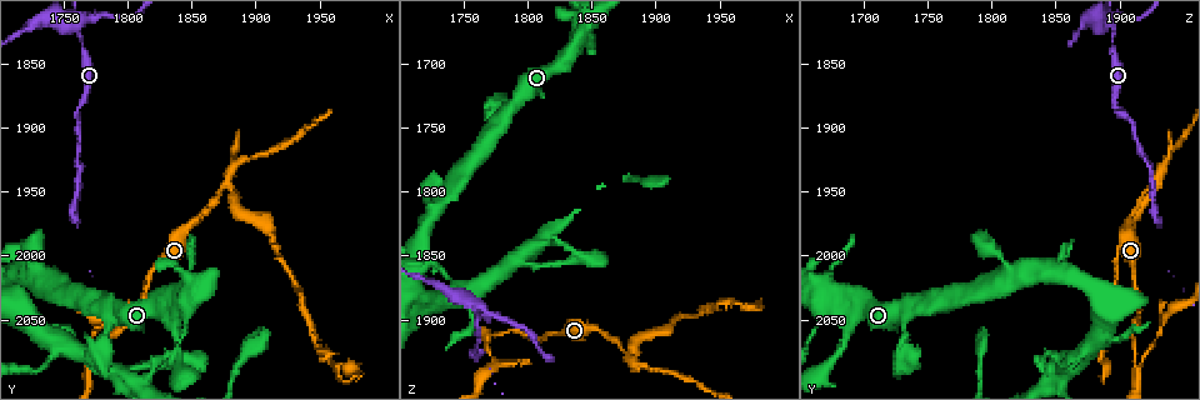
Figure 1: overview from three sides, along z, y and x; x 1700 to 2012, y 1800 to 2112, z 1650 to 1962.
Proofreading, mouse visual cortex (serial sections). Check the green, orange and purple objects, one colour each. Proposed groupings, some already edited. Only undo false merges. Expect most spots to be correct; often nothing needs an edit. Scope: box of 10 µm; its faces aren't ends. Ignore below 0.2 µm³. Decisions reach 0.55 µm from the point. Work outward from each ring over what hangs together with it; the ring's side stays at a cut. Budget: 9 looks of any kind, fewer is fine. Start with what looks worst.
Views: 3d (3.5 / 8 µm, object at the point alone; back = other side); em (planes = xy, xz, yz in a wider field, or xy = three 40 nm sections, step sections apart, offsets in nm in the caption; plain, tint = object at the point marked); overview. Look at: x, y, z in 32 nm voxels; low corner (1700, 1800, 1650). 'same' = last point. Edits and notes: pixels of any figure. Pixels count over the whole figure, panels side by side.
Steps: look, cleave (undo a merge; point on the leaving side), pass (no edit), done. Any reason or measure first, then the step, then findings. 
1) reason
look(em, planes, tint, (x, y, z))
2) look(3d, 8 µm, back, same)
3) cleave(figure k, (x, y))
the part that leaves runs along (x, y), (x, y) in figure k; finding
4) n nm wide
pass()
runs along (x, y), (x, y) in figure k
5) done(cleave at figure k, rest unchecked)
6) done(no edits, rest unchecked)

arms part here
look(3d, 3.5 µm, back, (1772, 2084, 1912))

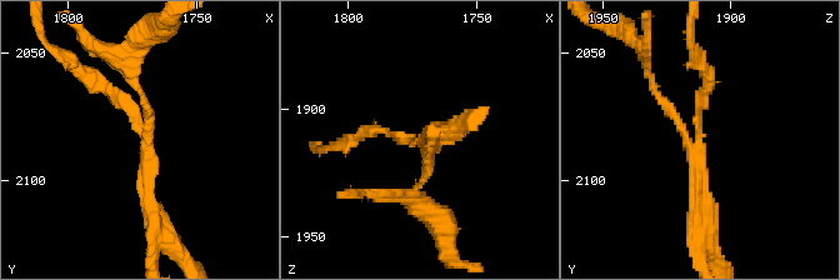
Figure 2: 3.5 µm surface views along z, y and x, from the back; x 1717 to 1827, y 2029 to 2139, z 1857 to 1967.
3 arms; arms of 100, 100, 200 nm
look(em, xy, step 5, tint, (1769, 2084, 1912))

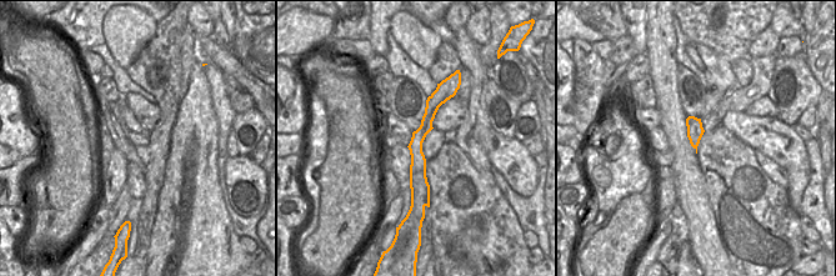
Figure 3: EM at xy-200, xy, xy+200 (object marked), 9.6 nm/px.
cut it another way
look(em, xy, step 1, tint, same)

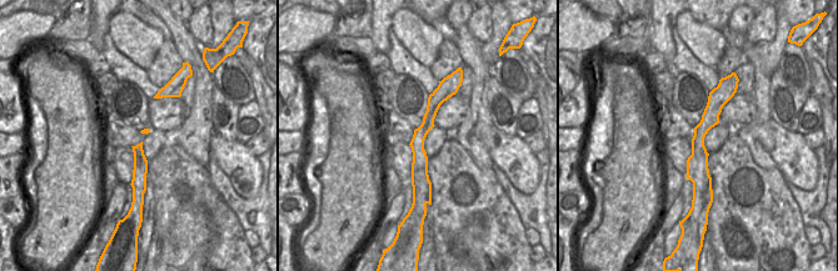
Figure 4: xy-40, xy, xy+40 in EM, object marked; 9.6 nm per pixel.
pass()
runs along (440, 89), (419, 135), (425, 191) in figure 4; one cell here

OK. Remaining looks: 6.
three arms meet
look(3d, 8 µm, (1876, 1942, 1928))

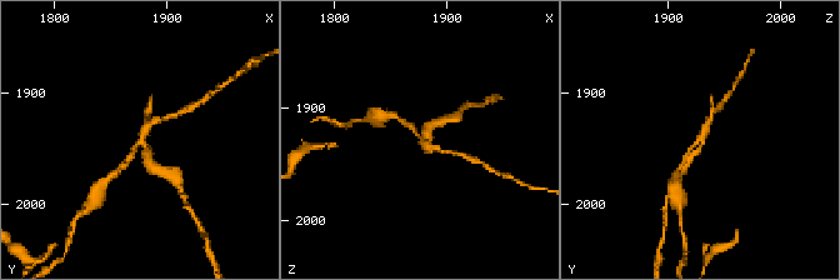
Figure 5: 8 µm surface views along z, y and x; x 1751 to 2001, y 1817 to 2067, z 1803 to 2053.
look(3d, 3.5 µm, same)

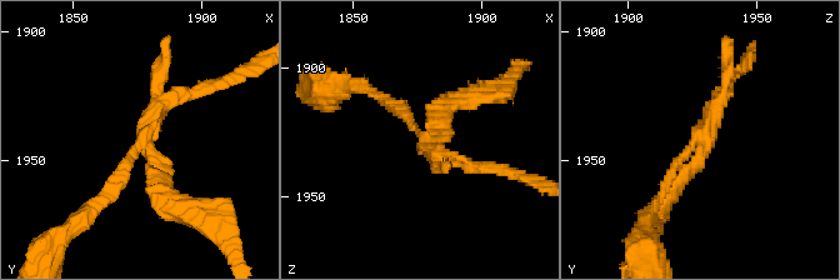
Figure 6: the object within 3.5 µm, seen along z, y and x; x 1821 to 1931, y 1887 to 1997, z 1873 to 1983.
3 arms; arms of 150, 200, 250 nm; shape alone is not enough
look(em, xy, step 1, tint, (1879, 1943, 1926))

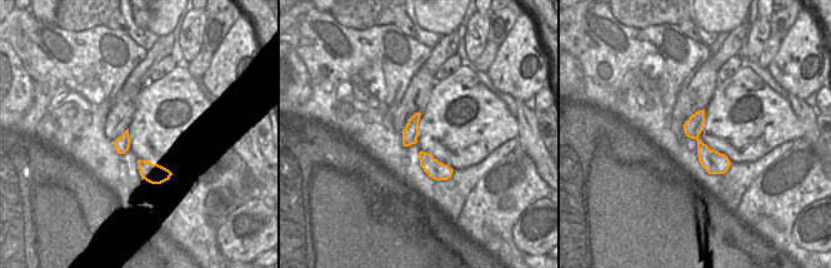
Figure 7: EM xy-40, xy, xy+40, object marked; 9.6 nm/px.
150 nm wide
pass()
runs along (101, 200), (144, 143), (175, 204) in figure 6; one cell here

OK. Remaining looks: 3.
thin neck
look(3d, 3.5 µm, (1786, 2062, 1728))

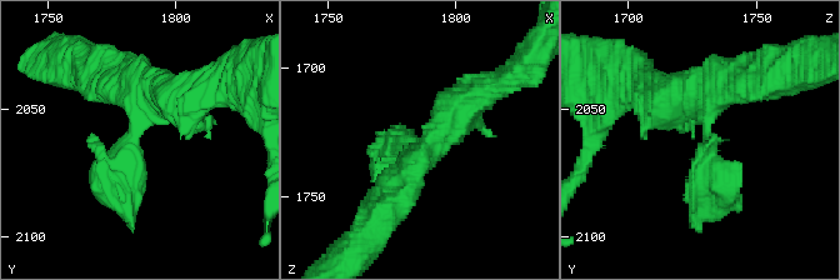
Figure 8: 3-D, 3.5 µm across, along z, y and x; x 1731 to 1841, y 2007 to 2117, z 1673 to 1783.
look(em, xy, step 5, tint, (1784, 2060, 1731))

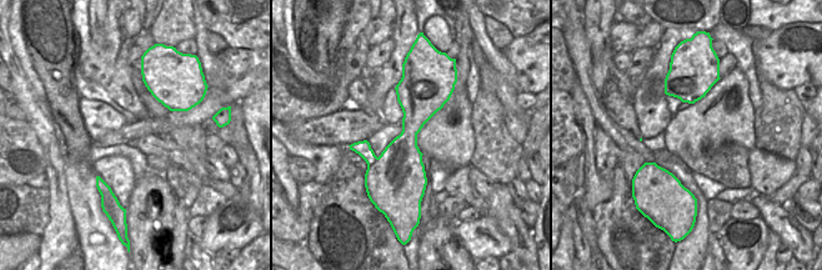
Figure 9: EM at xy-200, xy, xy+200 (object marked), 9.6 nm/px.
cut it another way
look(em, xy, step 1, tint, same)

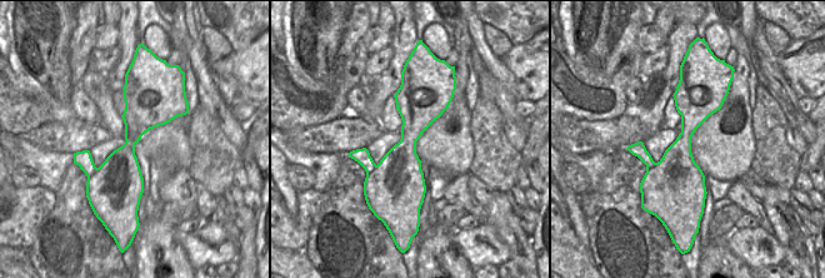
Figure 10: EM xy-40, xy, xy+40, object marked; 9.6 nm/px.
pass()
runs along (138, 87), (123, 194) in figure 10; one cell here

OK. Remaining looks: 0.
done(no edits, rest unchecked)

